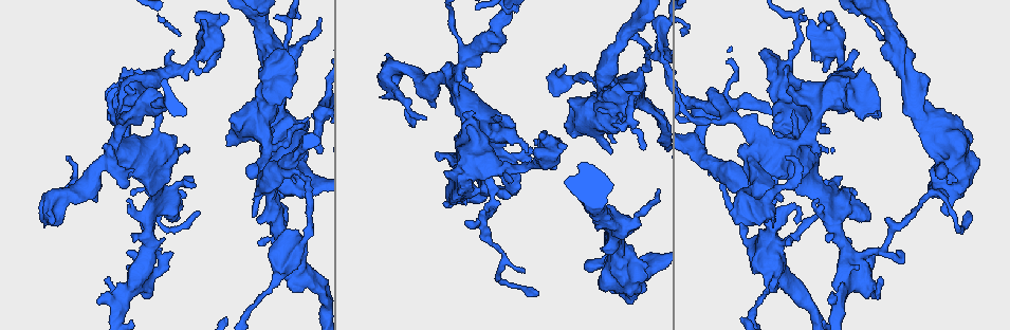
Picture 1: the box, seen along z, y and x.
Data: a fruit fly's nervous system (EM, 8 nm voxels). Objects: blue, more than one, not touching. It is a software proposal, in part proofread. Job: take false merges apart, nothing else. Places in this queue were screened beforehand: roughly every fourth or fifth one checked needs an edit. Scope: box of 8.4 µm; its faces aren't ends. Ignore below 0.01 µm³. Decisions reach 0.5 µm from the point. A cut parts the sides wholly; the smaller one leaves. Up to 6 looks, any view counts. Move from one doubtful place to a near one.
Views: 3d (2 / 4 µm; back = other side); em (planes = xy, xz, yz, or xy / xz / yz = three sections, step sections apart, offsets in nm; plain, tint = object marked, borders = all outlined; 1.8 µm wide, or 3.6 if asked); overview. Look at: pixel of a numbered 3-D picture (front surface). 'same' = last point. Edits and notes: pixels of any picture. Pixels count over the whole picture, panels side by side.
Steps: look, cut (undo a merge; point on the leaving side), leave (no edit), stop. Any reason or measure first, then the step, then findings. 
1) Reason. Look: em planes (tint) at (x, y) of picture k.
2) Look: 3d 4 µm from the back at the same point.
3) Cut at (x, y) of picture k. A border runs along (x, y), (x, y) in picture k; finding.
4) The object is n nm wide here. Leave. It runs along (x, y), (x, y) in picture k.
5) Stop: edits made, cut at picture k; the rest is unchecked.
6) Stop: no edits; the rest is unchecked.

Calibre changes. Look: em xy step 4 (tint) at (620, 110) of picture 1.

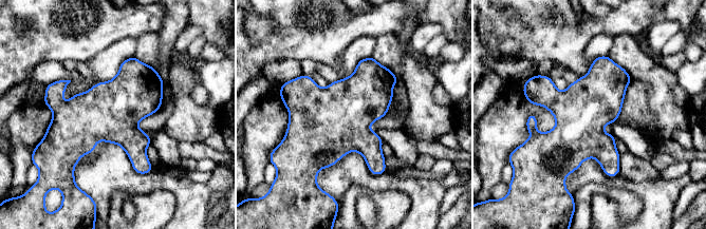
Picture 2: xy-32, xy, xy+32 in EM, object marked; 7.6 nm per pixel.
Look: em planes (tint) at the same point.

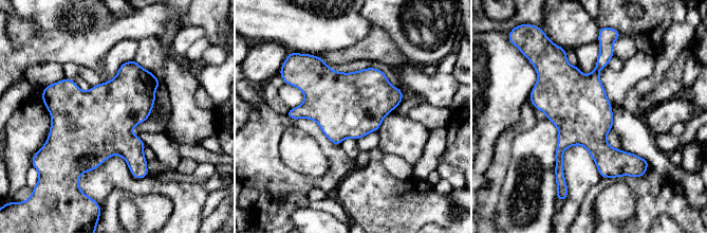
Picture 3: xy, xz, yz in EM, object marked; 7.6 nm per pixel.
The object is 460 nm wide here. Leave. Continuous, no second cell.

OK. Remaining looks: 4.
Looks like a crossing. Look: 3d 4 µm at (265, 189) of picture 1.

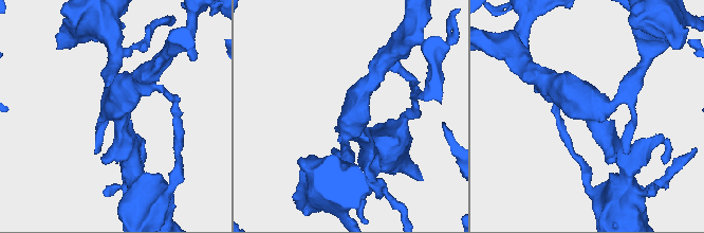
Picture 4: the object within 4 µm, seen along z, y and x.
4 arms meet here. Look: em planes (borders) at (348, 125) of picture 4.

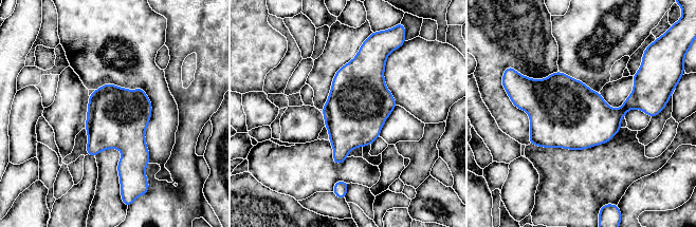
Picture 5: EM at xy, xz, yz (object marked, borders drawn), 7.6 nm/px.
The object is 460 nm wide here. Leave. All the same cell.

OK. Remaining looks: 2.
Sharp bend. Look: 3d 4 µm at (286, 258) of picture 1.

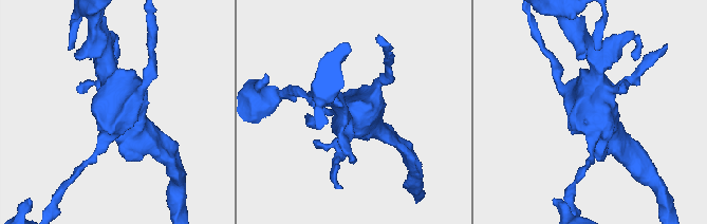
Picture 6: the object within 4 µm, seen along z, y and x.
Look: em 3.6 µm planes (tint) at (592, 113) of picture 6.

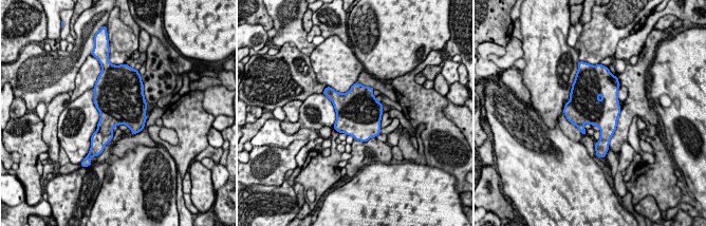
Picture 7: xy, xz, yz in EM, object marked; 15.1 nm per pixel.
Cut at (98, 140) of picture 7. A border runs along (97, 129), (106, 135), (111, 133) in picture 7; two cells meet here.

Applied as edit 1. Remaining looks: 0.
Stop: edits made, cut at picture 7; the rest is unchecked.

